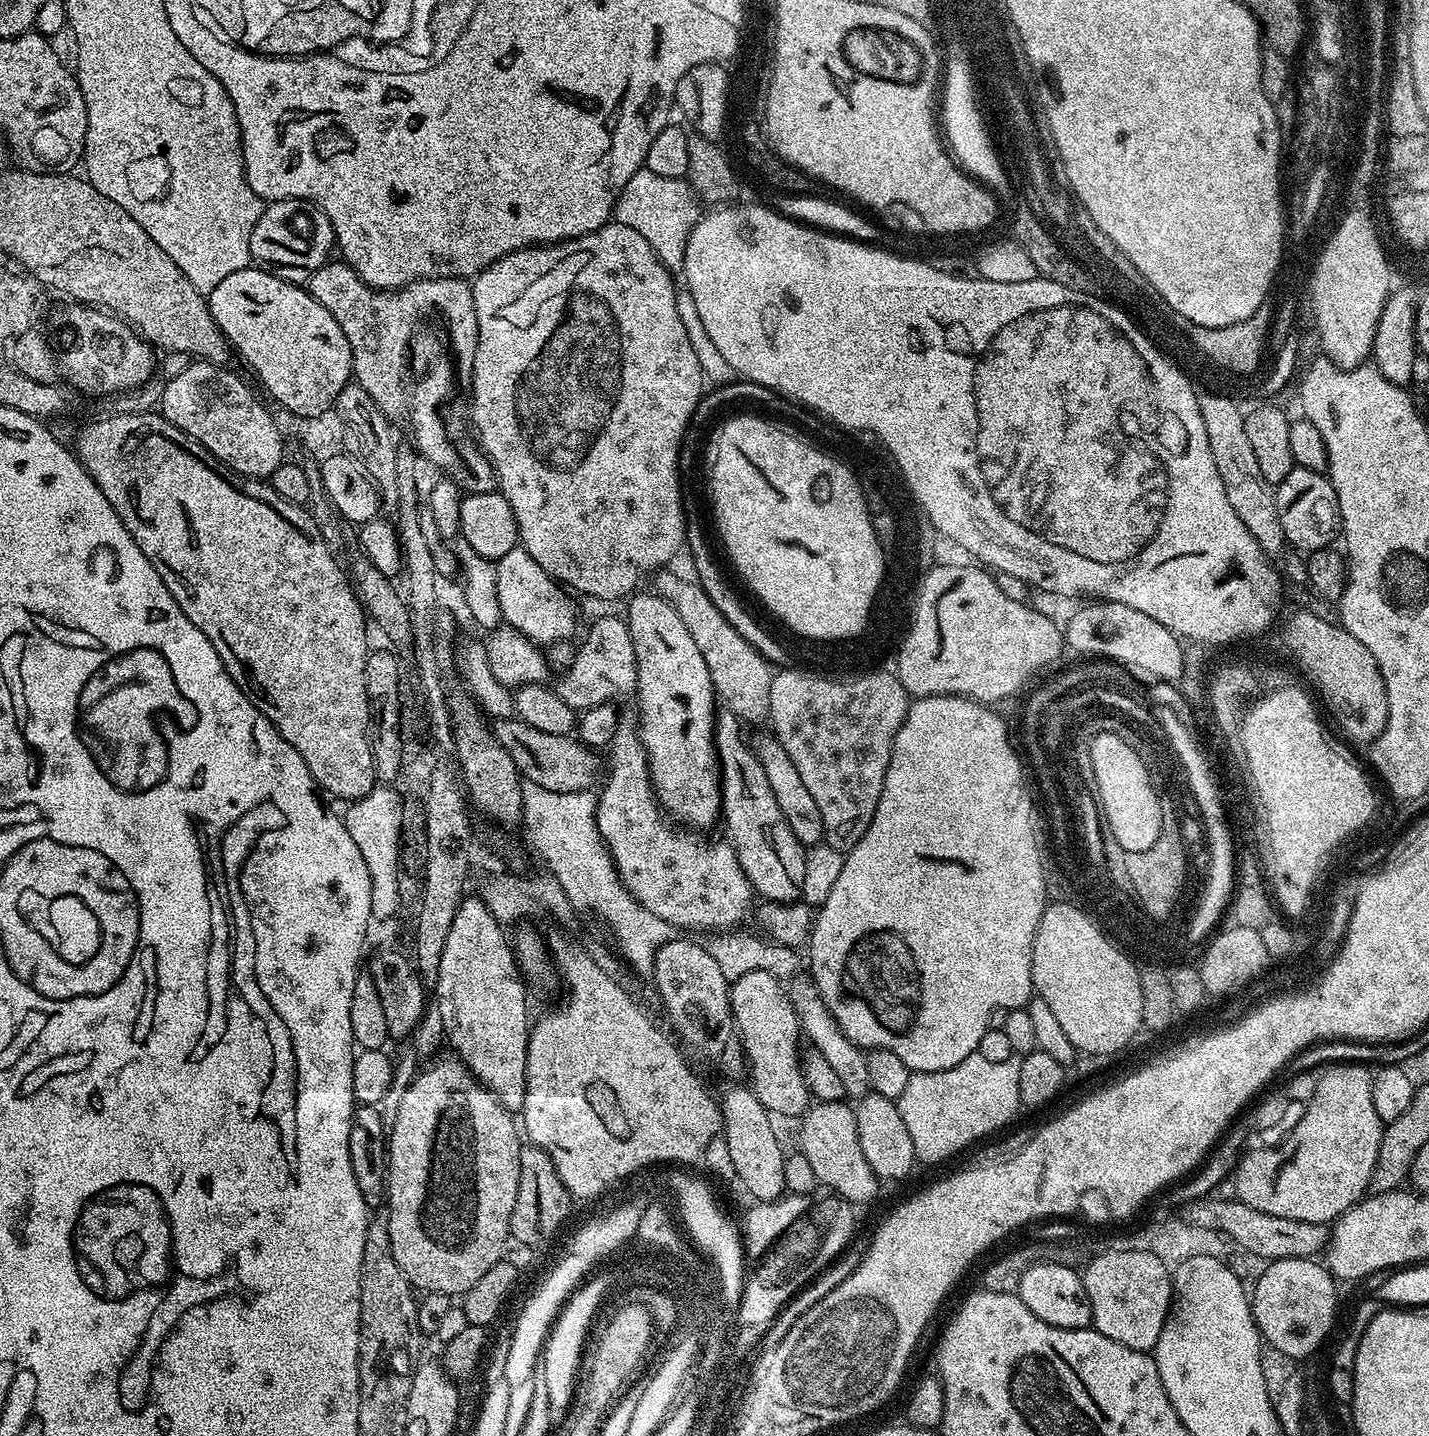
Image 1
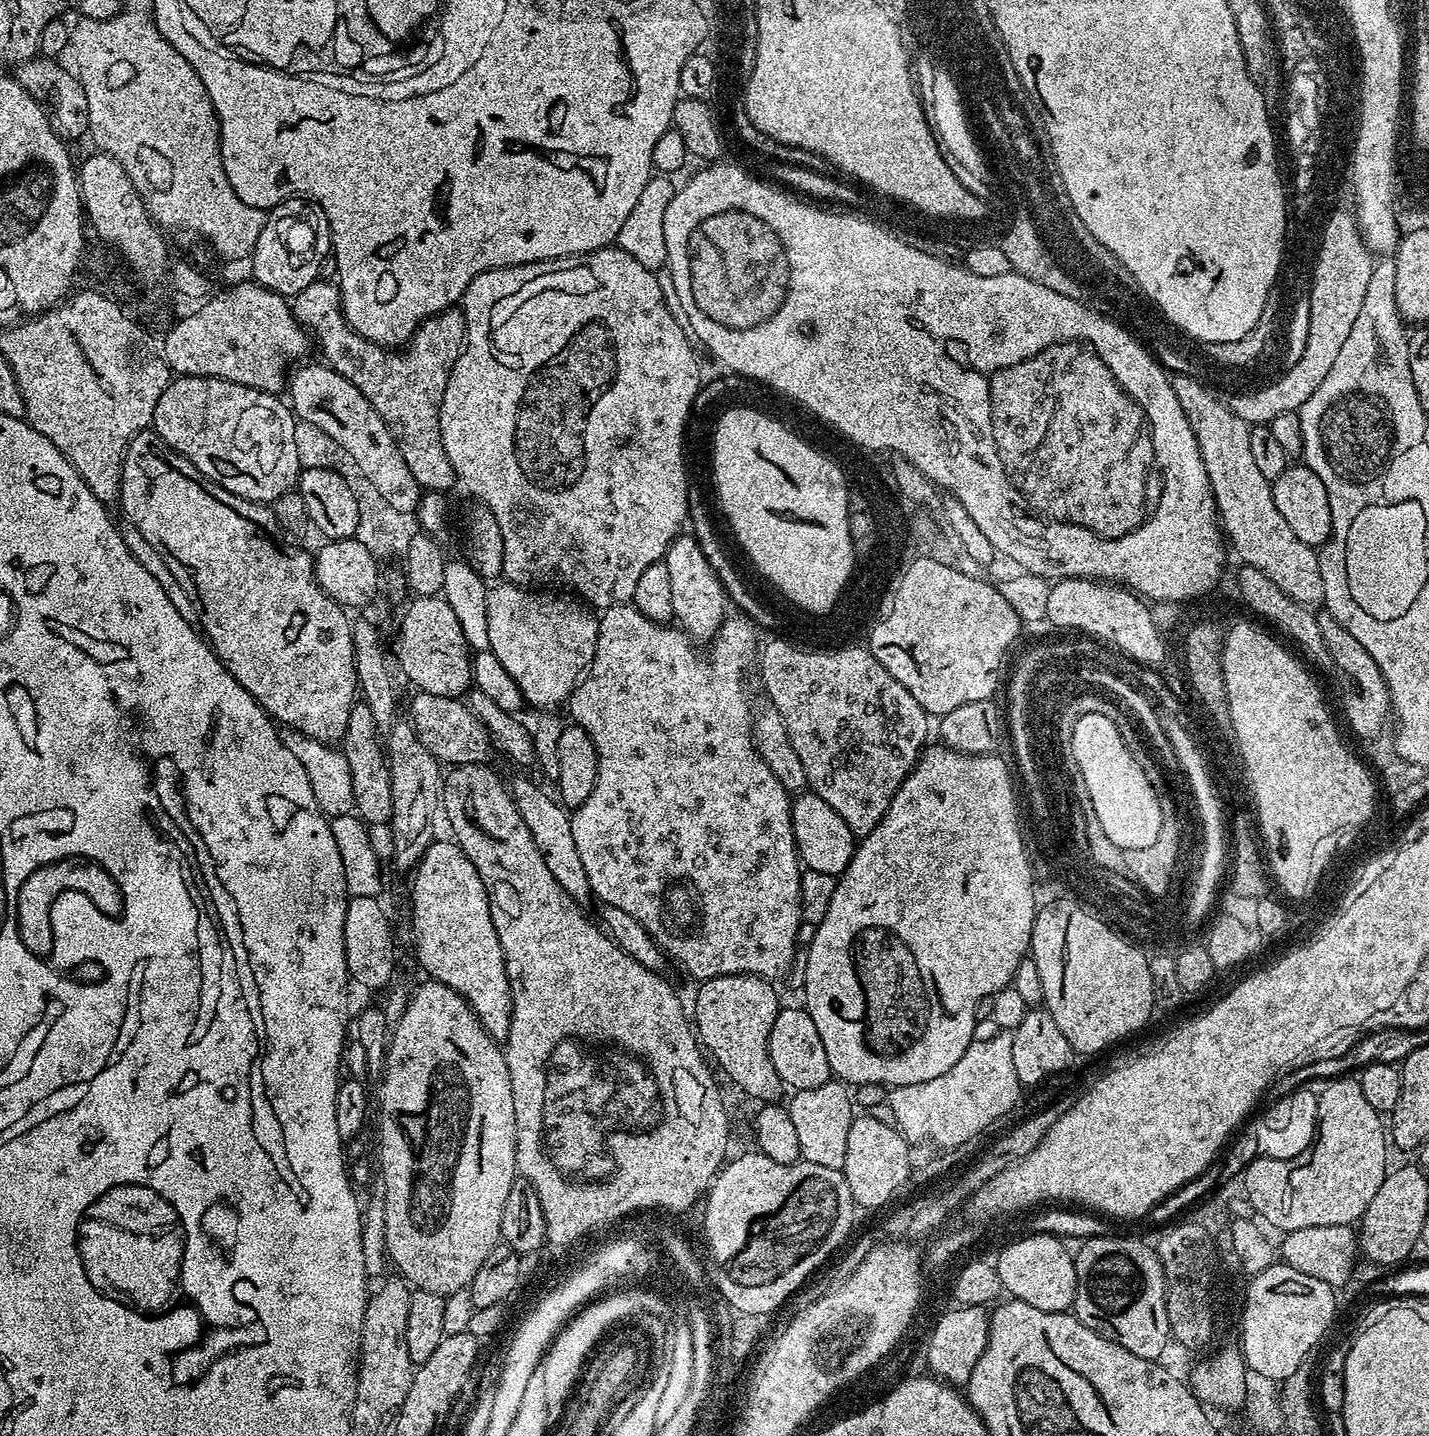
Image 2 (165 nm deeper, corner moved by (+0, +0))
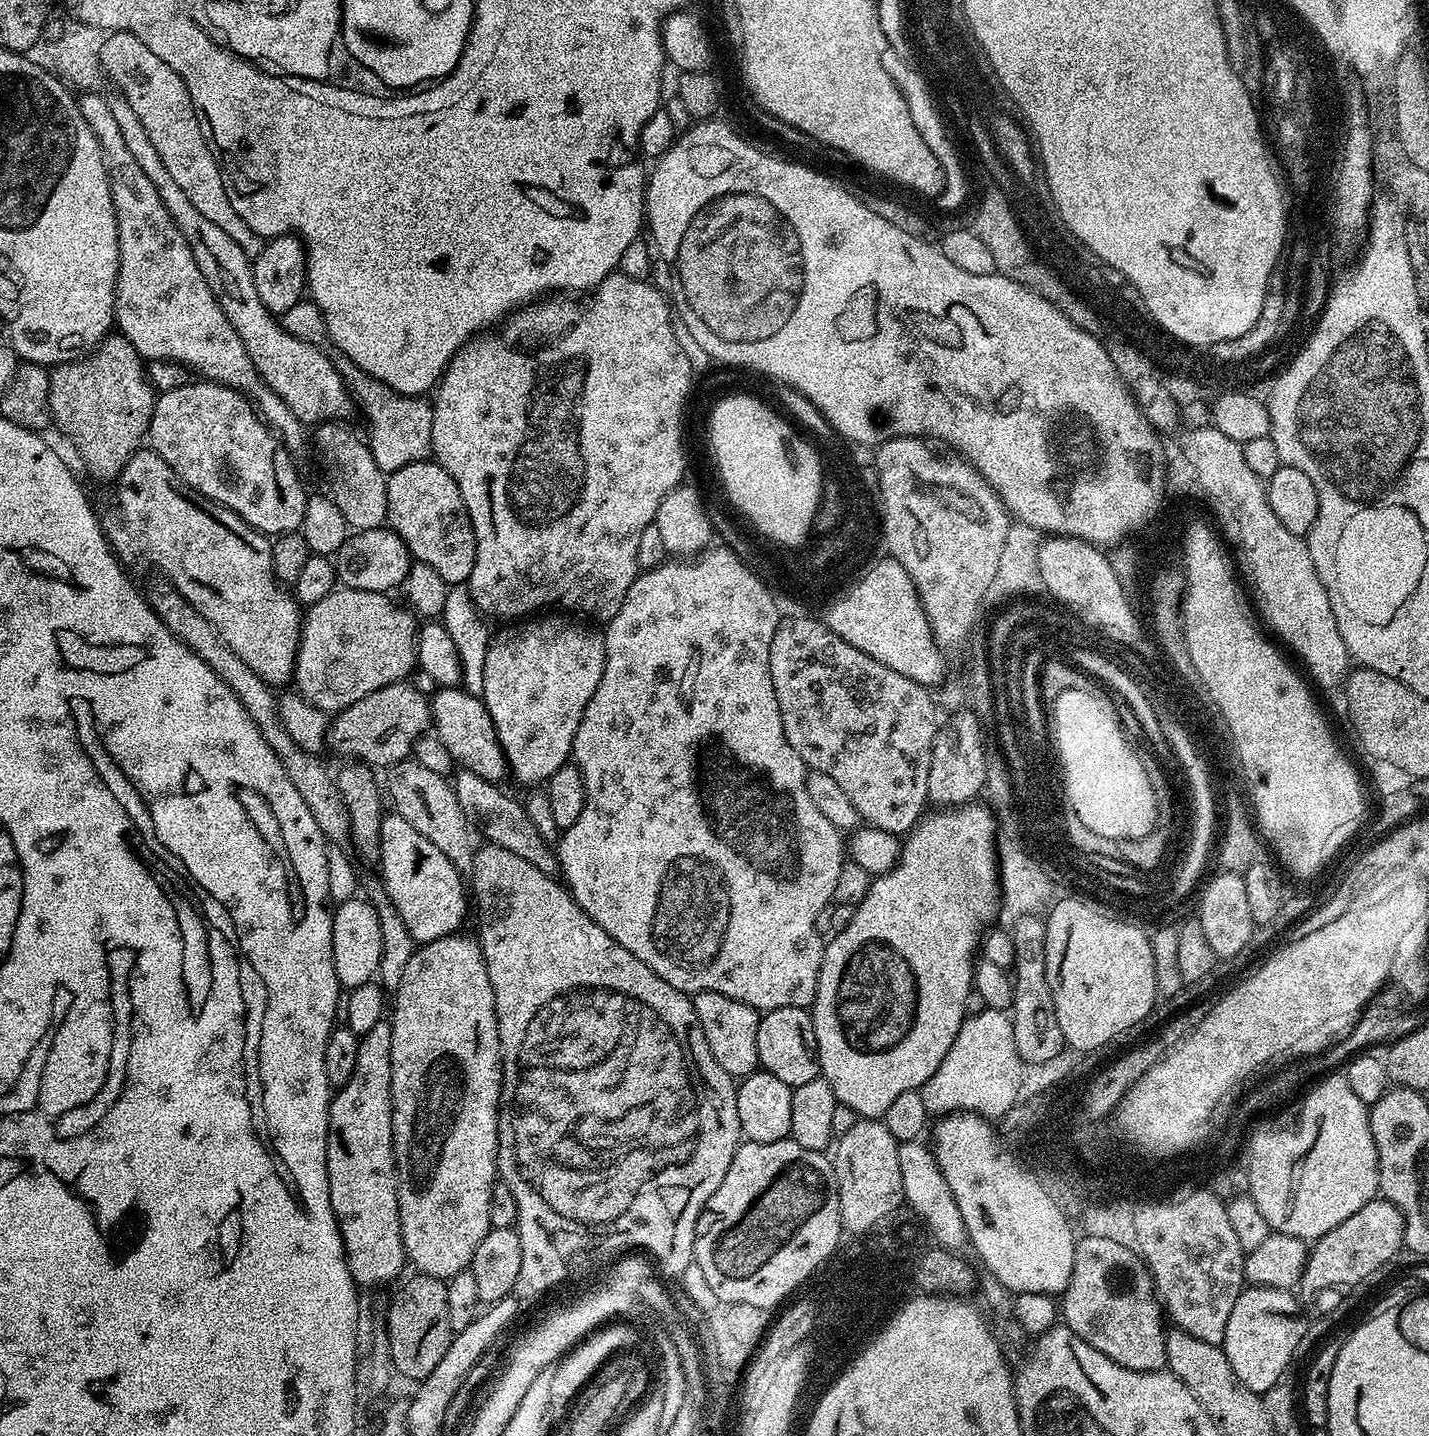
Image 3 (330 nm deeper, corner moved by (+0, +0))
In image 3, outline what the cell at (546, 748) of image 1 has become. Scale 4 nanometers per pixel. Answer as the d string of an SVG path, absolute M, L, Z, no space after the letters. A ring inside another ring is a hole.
M412 682L387 684L366 698L358 698L349 708L335 713L330 724L330 748L349 761L367 764L376 770L388 770L413 755L414 745L429 731L432 706Z

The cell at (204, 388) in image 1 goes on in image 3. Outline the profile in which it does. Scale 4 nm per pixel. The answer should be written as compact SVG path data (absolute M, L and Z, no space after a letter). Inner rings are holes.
M203 378L192 382L185 382L182 386L178 386L178 390L170 390L162 392L156 396L156 405L153 406L153 418L149 424L149 430L146 437L147 443L150 445L151 451L157 452L170 466L170 470L174 470L174 474L178 474L178 478L182 478L182 482L186 482L195 492L199 492L201 496L205 496L207 500L213 500L216 504L226 506L230 510L234 510L234 514L238 514L250 526L254 526L254 530L263 532L269 538L284 536L288 532L294 532L299 529L300 523L304 520L304 502L306 499L306 491L304 492L304 484L300 481L300 476L296 473L296 464L293 453L289 452L280 442L279 436L260 419L260 413L256 411L251 400L247 396L241 394L238 390L228 388L224 384L215 384L213 380Z

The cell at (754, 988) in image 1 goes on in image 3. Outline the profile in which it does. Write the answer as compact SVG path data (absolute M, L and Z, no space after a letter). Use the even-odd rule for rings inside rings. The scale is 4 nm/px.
M717 992L695 993L691 1001L698 1014L702 1034L706 1034L710 1054L714 1054L714 1062L718 1062L718 1066L722 1066L722 1070L726 1070L726 1074L730 1074L733 1078L751 1076L757 1071L760 1068L758 1026L761 1013L749 1004L743 1004L734 998L726 998L726 994Z

